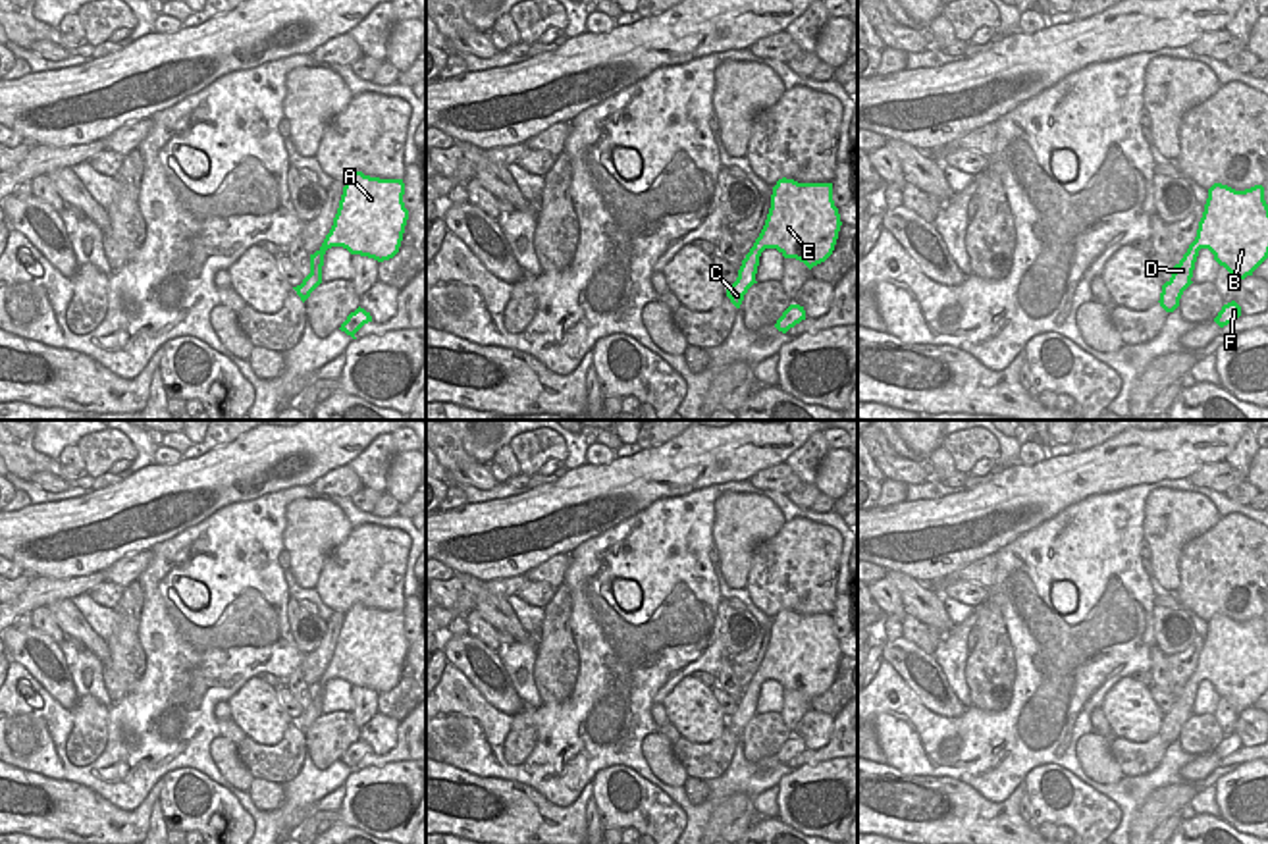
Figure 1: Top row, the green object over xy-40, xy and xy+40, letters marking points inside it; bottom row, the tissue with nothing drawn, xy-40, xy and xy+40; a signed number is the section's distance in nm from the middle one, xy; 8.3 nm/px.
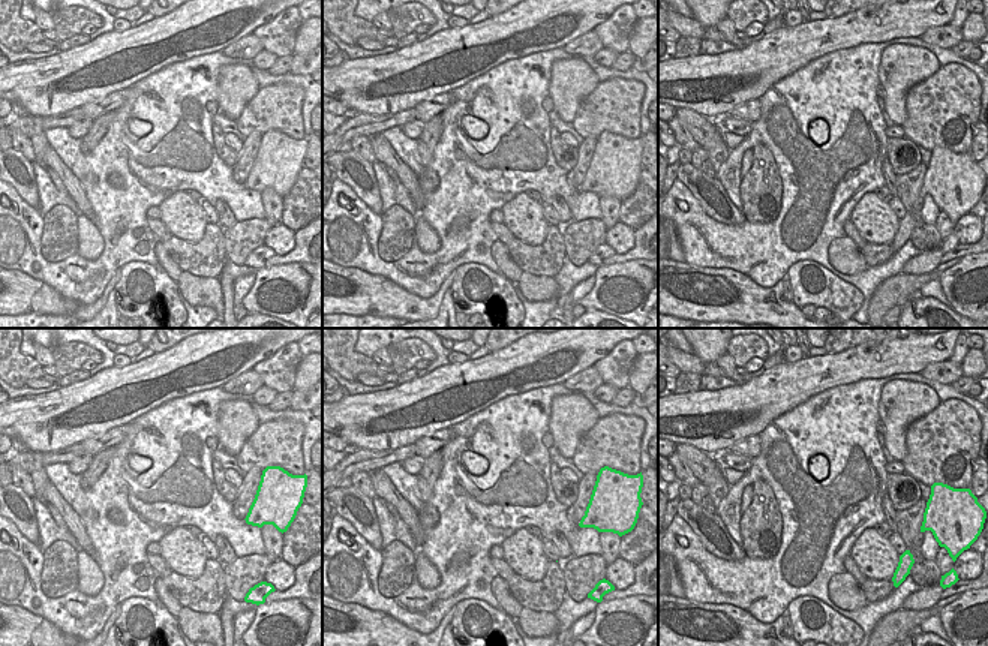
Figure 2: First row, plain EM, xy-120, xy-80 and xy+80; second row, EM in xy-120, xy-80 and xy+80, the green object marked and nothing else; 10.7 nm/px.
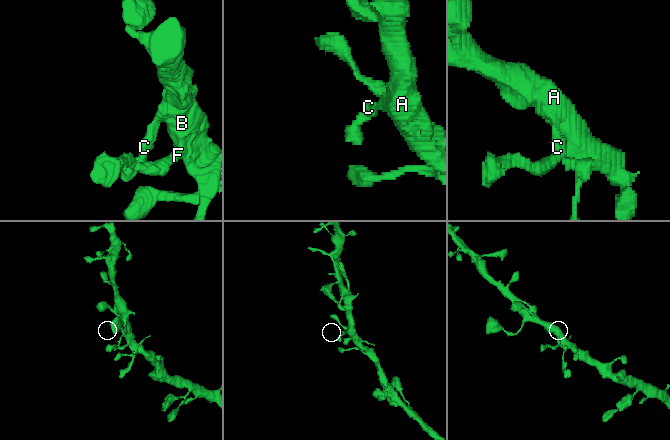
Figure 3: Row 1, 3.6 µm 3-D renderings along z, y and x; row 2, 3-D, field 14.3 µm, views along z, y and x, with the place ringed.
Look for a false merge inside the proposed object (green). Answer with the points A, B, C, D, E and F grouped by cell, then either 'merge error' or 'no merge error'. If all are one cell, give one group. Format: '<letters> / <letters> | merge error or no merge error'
A B C D E F | no merge error

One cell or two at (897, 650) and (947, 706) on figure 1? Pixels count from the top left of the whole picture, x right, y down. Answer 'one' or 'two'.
one

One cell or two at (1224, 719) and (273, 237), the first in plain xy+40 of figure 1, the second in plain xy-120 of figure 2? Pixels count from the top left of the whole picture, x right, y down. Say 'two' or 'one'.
two

